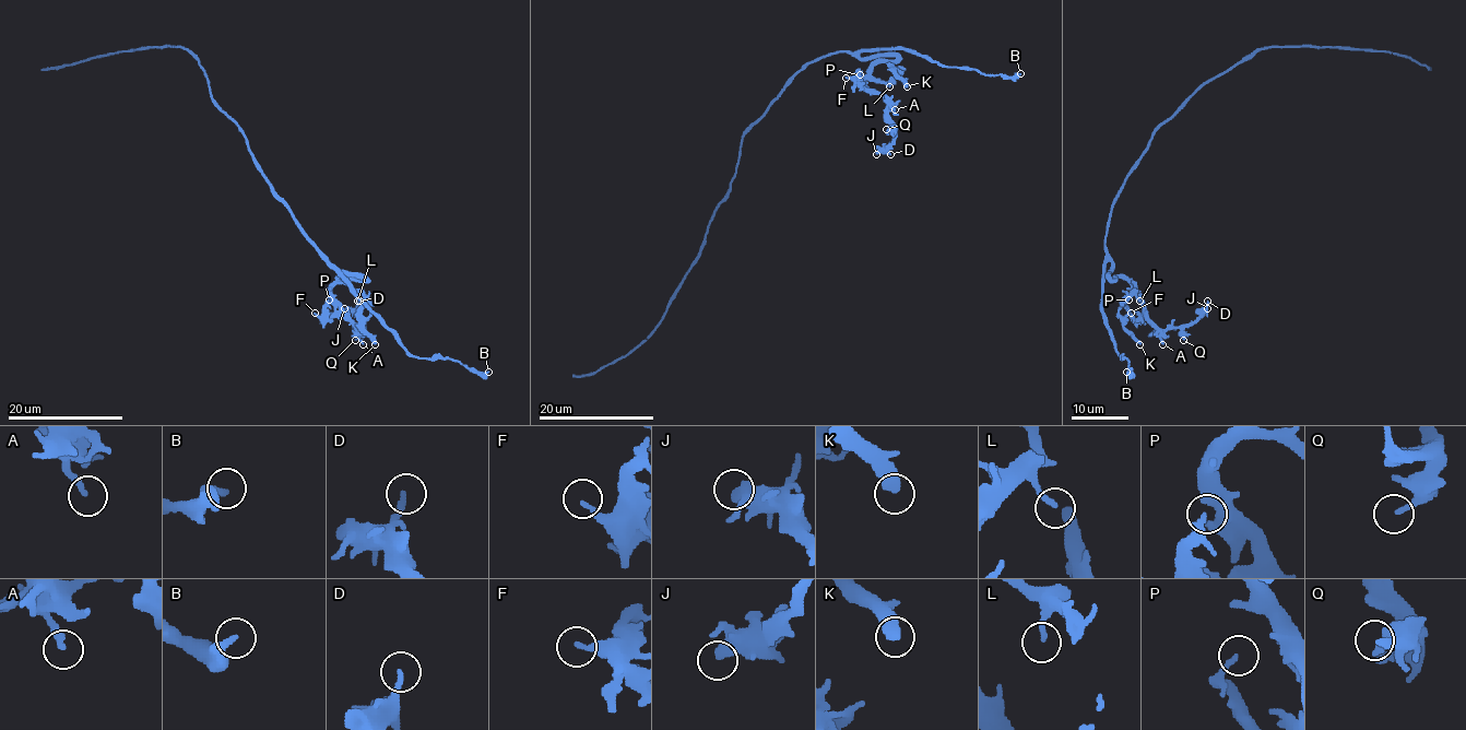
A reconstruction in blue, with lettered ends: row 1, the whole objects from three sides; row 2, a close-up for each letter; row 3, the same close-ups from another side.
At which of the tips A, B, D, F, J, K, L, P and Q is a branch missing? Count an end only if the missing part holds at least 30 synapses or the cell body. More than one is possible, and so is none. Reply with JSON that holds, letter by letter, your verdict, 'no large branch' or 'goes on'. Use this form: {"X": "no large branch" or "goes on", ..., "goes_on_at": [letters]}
{"A": "no large branch", "B": "no large branch", "D": "no large branch", "F": "no large branch", "J": "no large branch", "K": "no large branch", "L": "no large branch", "P": "no large branch", "Q": "no large branch", "goes_on_at": []}

